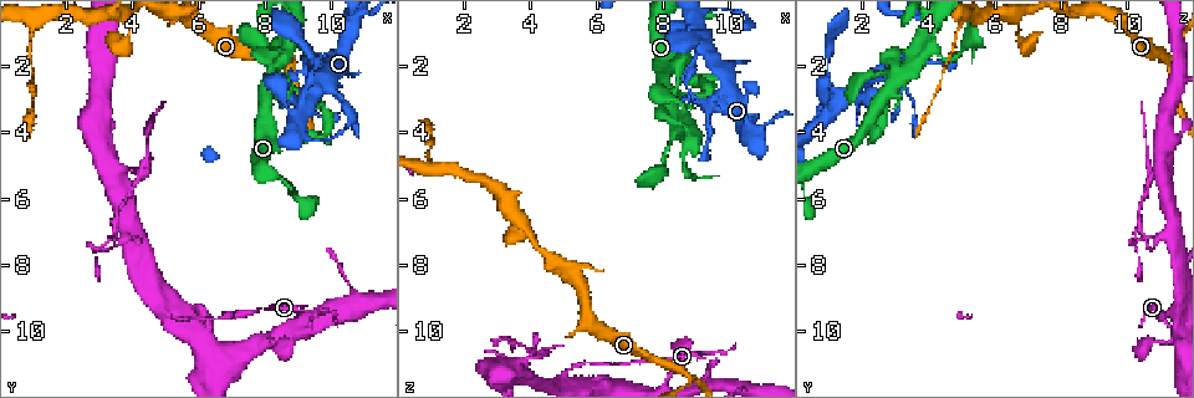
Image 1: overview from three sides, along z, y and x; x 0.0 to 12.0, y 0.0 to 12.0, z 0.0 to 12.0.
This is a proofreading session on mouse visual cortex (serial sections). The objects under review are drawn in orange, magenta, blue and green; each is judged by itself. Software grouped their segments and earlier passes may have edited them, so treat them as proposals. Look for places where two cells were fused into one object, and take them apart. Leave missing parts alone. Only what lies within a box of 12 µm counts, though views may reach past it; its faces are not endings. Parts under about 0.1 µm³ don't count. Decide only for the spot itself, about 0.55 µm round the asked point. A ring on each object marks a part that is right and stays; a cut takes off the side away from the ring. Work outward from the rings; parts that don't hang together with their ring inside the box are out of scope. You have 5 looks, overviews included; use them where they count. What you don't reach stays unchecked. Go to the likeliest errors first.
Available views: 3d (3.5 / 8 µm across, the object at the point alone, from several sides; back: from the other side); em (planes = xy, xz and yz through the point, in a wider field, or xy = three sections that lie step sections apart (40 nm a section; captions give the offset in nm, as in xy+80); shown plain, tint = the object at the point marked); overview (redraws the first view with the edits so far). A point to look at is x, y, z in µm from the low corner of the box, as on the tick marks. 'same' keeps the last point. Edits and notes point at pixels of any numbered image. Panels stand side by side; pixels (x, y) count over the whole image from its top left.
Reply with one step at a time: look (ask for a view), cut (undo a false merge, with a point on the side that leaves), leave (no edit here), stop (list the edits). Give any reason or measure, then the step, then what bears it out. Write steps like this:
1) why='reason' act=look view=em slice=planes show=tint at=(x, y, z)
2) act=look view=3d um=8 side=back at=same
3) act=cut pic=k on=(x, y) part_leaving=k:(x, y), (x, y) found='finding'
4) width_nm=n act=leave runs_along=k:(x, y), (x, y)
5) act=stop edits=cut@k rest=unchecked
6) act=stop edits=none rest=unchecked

why='three arms meet' act=look view=3d um=8 at=(8.6, 1.9, 11.3)

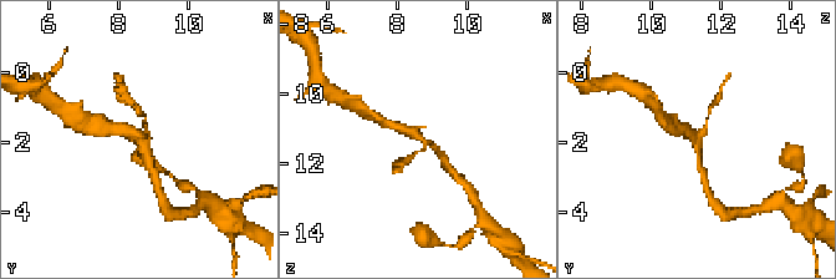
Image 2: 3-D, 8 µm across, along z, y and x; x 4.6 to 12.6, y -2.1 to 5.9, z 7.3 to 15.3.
arms=3 arm_widths_nm=100,200,300 act=look view=em slice=planes show=tint at=(8.7, 2.0, 11.2)

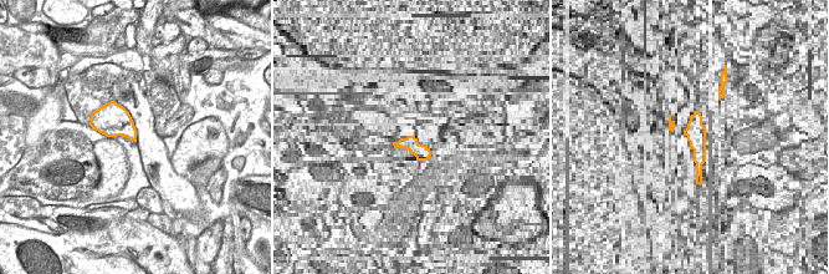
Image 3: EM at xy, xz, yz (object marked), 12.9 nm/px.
width_nm=320 act=leave runs_along=2:(111, 128), (138, 136), (153, 172) found='one cell here'

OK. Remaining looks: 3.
why='sharp bend' act=look view=3d um=3.5 side=back at=(3.4, 5.3, 11.1)

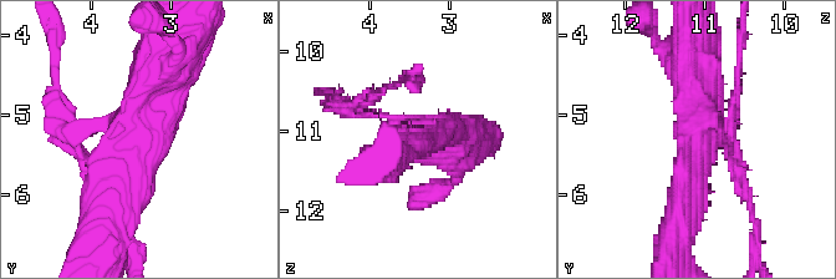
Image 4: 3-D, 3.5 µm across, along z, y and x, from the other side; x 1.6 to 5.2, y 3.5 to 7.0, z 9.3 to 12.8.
arms=3 arm_widths_nm=100,500,500 why='shape alone is not enough' act=look view=em slice=xy step=2 show=tint at=(3.35, 5.20, 11.05)

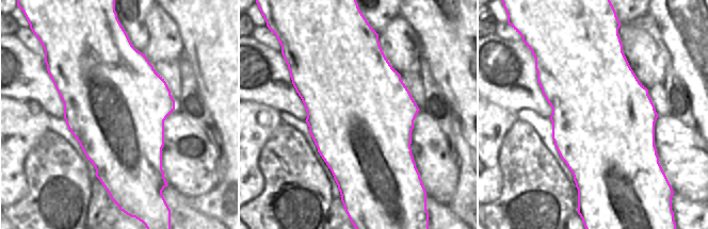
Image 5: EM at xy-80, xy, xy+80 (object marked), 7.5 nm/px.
act=leave runs_along=4:(117, 208), (171, 59) found='all the same cell'

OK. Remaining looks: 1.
act=stop edits=none rest=unchecked

